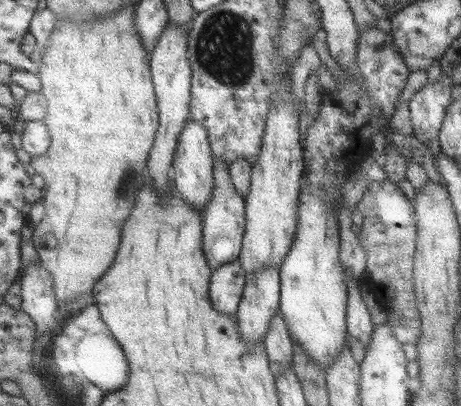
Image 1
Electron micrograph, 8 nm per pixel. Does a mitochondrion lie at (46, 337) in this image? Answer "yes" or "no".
no

